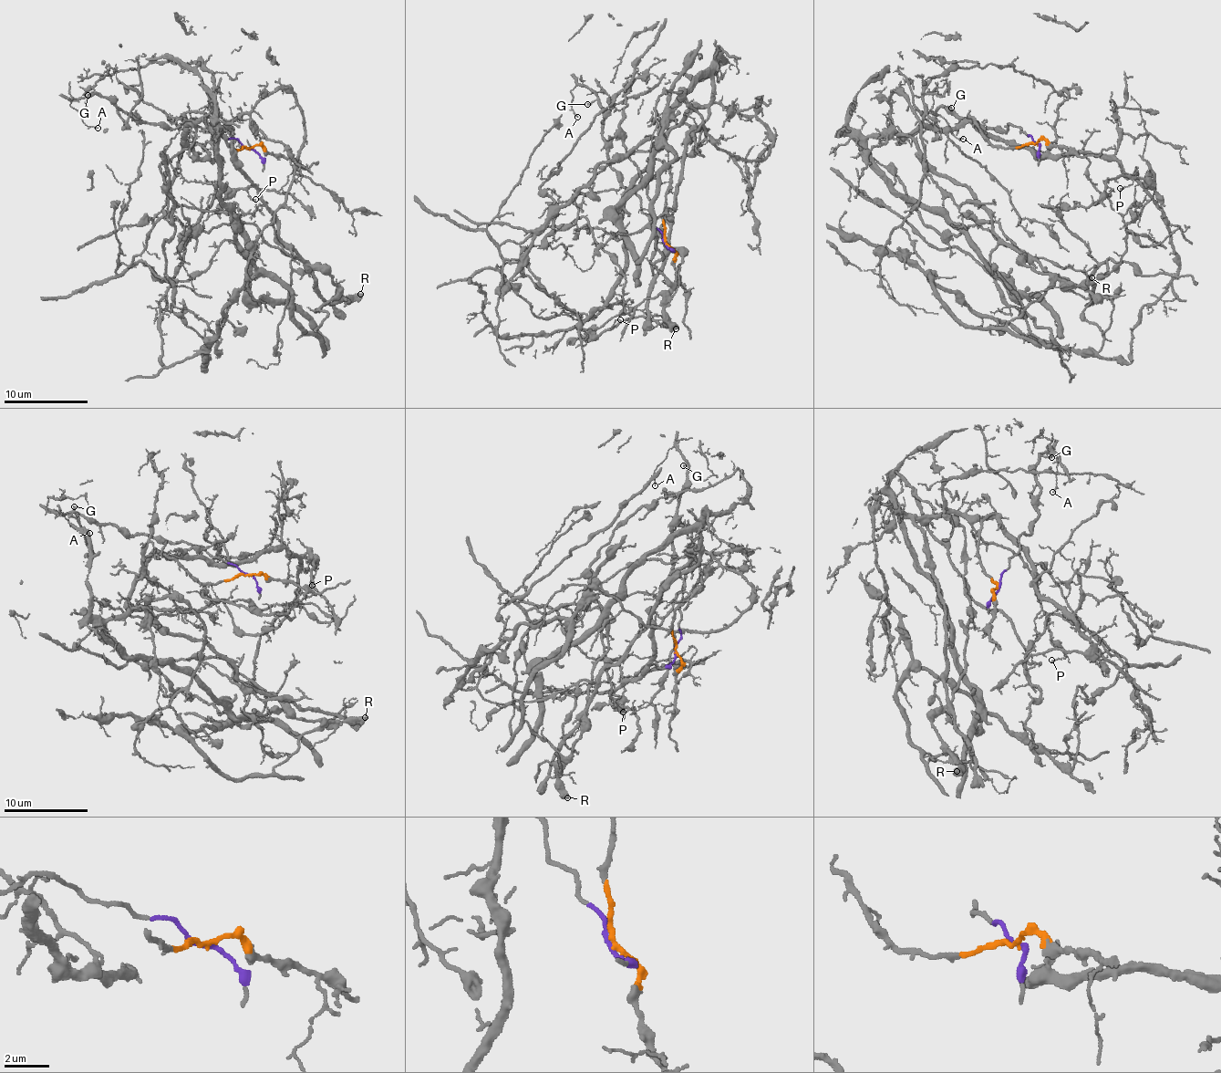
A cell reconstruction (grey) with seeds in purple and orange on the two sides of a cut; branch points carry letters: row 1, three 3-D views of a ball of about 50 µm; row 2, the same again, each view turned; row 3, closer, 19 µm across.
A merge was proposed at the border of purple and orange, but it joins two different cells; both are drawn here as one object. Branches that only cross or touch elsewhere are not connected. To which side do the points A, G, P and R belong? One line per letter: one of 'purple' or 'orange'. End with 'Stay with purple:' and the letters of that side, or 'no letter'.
A: purple
G: purple
P: orange
R: orange
Stay with purple: A, G

